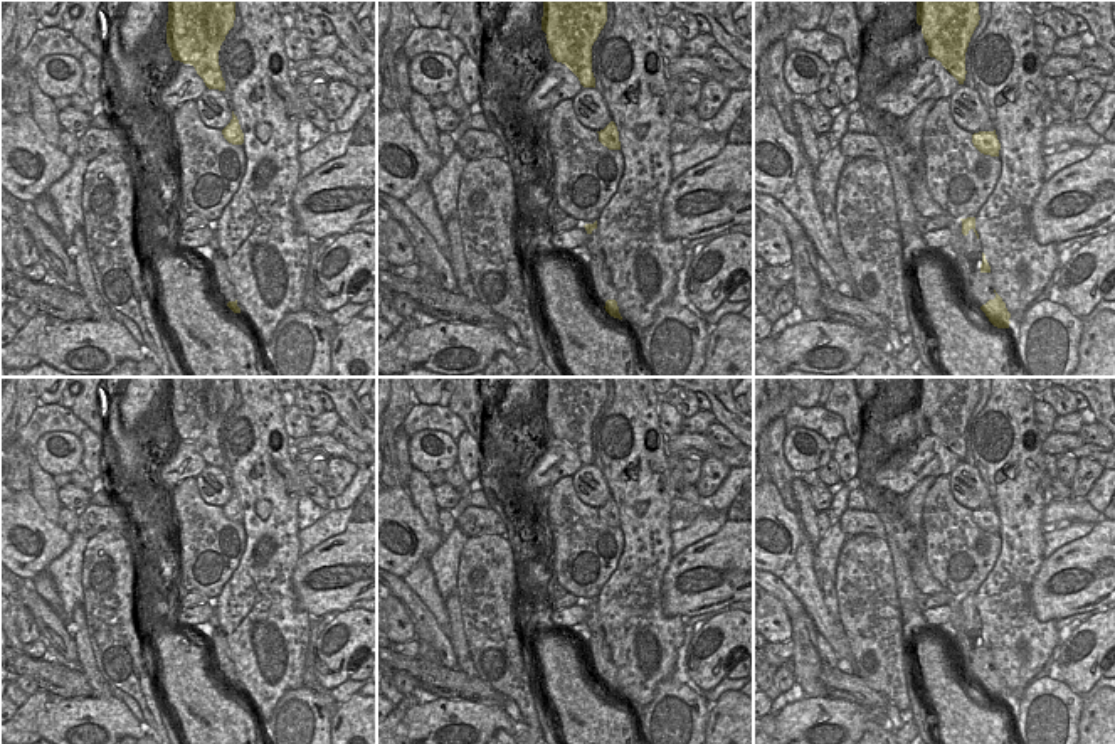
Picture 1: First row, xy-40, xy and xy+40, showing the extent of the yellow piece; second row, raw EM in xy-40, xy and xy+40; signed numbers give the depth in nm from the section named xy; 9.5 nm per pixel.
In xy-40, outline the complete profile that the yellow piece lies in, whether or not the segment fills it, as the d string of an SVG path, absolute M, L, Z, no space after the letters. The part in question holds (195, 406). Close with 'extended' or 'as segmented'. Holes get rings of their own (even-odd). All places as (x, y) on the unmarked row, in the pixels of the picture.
M168 377L172 434L193 443L209 466L225 468L219 428L234 397L235 377Z; as segmented

